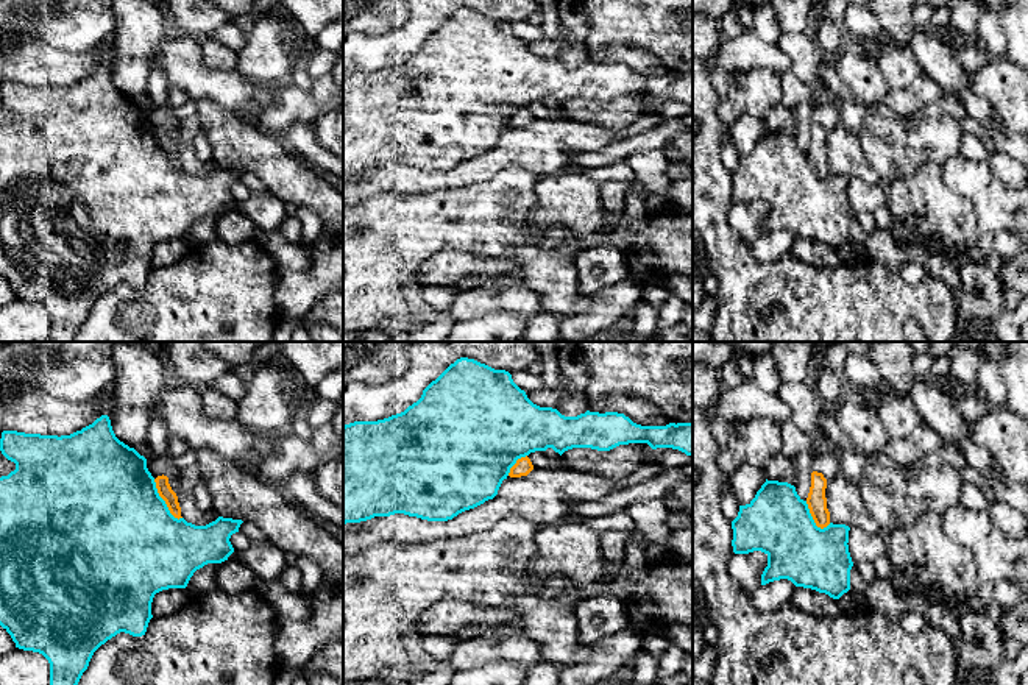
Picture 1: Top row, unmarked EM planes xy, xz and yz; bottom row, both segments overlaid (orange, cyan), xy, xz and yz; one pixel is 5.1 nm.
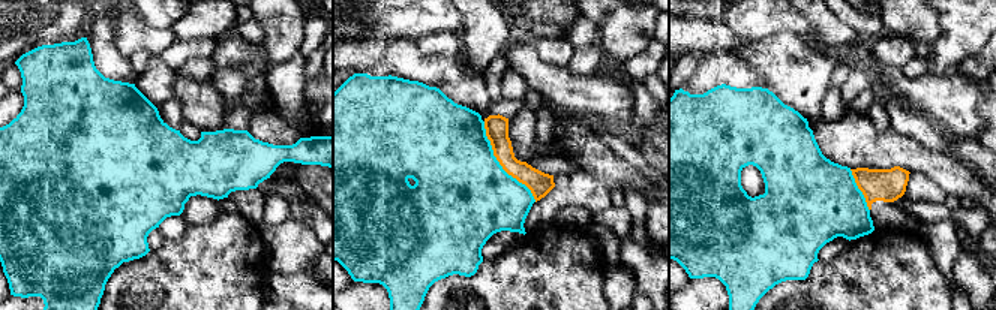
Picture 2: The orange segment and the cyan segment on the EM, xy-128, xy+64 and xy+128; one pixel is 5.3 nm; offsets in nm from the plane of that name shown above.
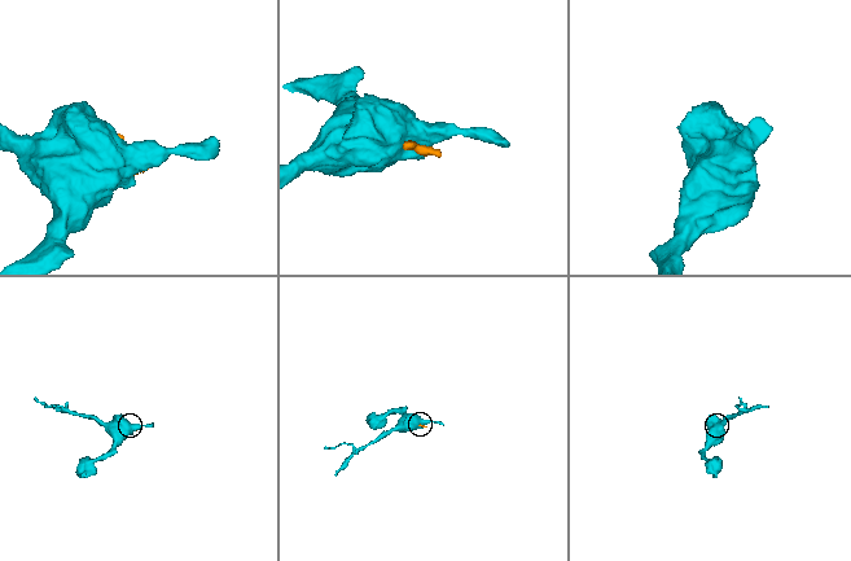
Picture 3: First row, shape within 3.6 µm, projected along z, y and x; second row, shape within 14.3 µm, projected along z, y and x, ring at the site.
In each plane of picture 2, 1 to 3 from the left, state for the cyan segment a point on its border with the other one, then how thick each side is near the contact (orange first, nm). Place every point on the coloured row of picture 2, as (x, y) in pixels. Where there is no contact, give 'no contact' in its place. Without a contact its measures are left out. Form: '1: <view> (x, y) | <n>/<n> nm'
1: no contact
2: xy+64 (500, 163) | 130/500 nm
3: xy+128 (860, 189) | 180/460 nm

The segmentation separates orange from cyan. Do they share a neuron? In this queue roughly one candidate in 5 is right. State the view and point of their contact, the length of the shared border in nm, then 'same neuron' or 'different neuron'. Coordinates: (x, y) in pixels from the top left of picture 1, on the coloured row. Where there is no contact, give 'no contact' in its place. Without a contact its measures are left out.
meets orange in xy at (164, 500); contact 260 nm long; different neuron

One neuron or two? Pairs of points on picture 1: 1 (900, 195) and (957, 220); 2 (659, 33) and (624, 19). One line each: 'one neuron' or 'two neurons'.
1: one neuron
2: one neuron

